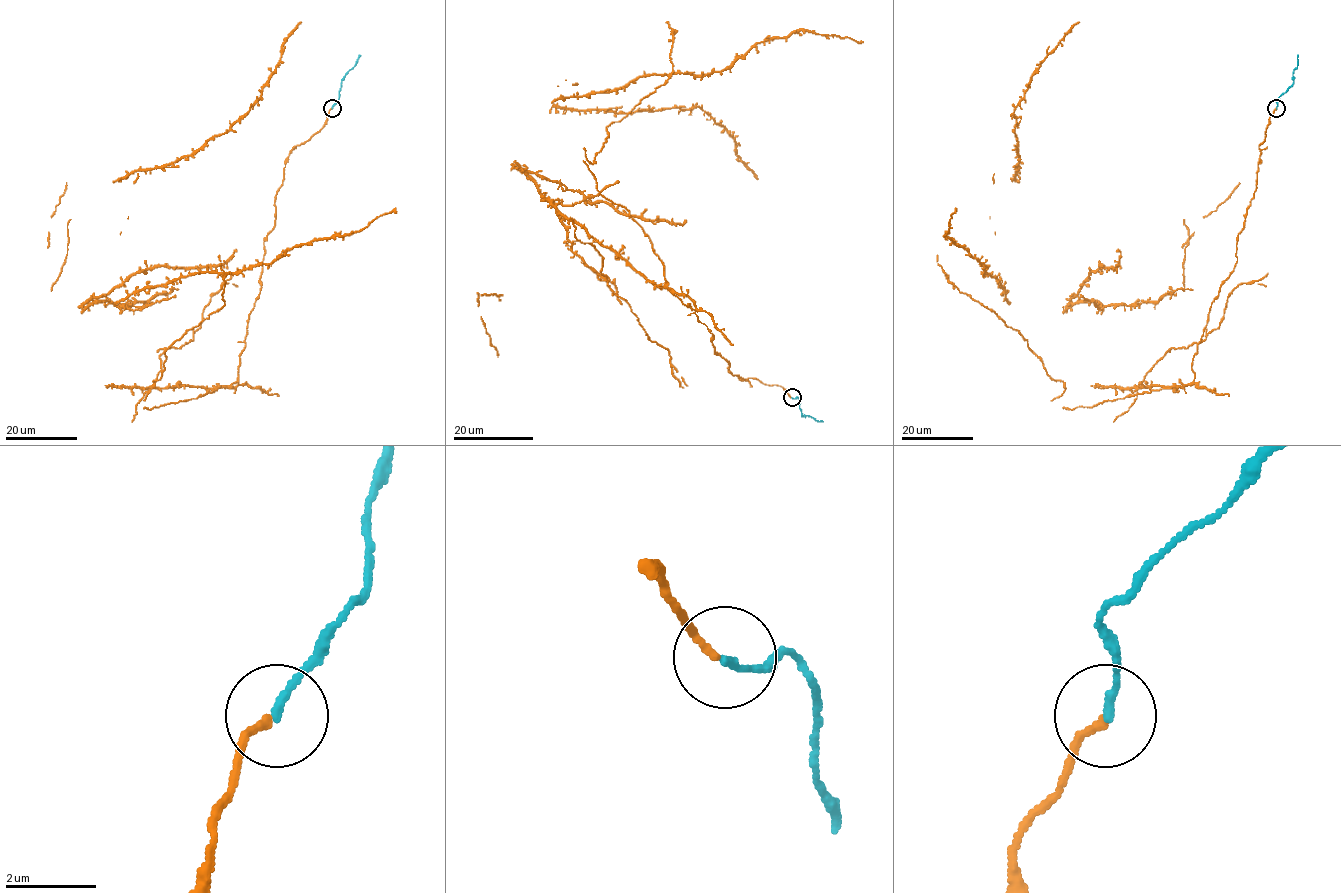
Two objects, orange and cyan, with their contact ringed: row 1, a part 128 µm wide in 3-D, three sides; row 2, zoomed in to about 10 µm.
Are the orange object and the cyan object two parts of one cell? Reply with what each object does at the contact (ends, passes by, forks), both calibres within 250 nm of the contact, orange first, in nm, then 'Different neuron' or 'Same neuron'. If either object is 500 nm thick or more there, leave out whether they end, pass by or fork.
At the ring orange ends. At the ring cyan ends. Thickness 160 nm (orange) against 180 nm. Same neuron

